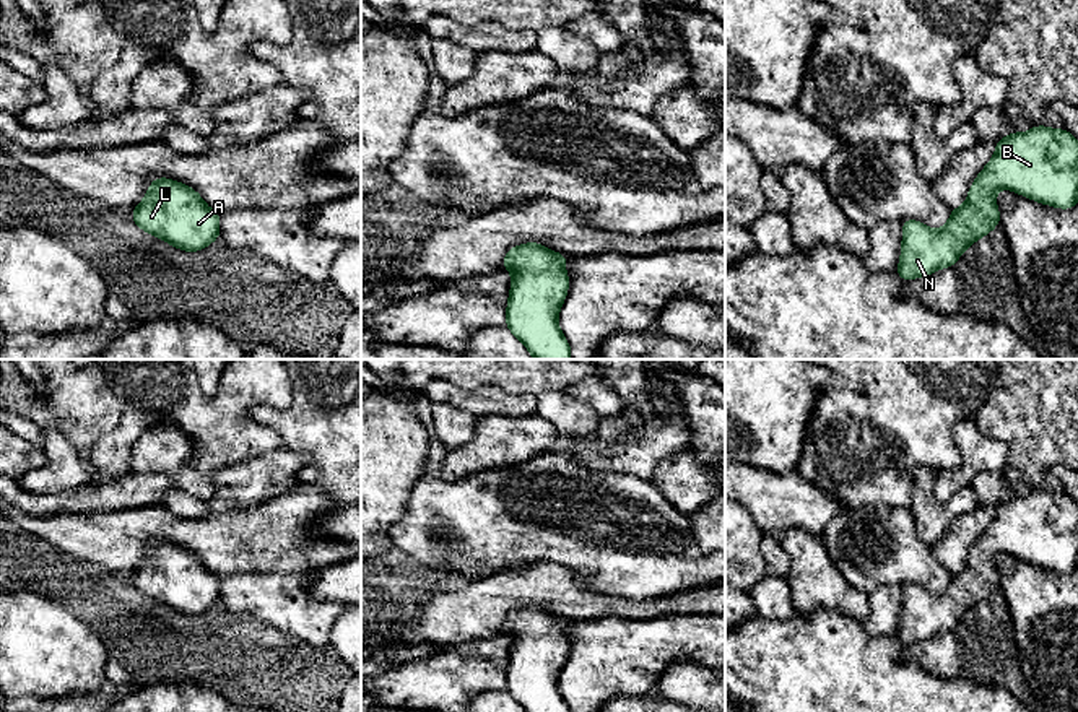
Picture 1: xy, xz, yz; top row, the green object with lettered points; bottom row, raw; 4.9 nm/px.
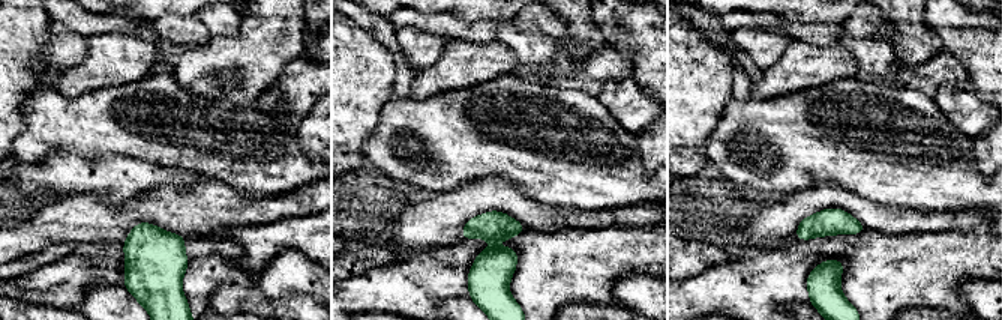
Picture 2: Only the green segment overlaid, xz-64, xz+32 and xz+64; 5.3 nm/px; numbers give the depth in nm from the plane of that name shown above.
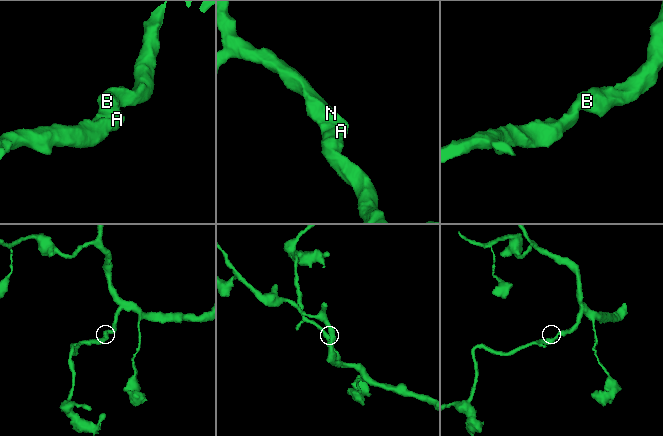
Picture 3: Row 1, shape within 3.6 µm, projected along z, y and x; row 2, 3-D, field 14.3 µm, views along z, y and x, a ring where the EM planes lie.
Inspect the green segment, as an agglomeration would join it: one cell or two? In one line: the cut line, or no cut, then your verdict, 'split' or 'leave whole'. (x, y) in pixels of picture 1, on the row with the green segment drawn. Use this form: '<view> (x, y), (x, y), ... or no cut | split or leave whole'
no cut | leave whole

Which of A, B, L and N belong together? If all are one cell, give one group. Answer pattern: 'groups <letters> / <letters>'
groups A B L N

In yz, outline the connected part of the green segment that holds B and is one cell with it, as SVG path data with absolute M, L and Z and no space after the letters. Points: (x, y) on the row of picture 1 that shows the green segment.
M1044 125L998 140L992 161L972 182L966 203L951 210L945 228L902 221L896 273L911 281L953 267L971 244L1000 224L995 203L1000 189L1062 210L1073 208L1078 203L1078 140L1067 128Z

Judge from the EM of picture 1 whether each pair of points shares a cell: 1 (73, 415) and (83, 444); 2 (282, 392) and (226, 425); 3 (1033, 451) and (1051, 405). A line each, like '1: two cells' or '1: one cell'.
1: one cell
2: one cell
3: one cell

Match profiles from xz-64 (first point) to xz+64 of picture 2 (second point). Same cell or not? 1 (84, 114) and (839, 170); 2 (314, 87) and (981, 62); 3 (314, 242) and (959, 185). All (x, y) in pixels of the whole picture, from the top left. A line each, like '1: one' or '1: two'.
1: one
2: two
3: two

